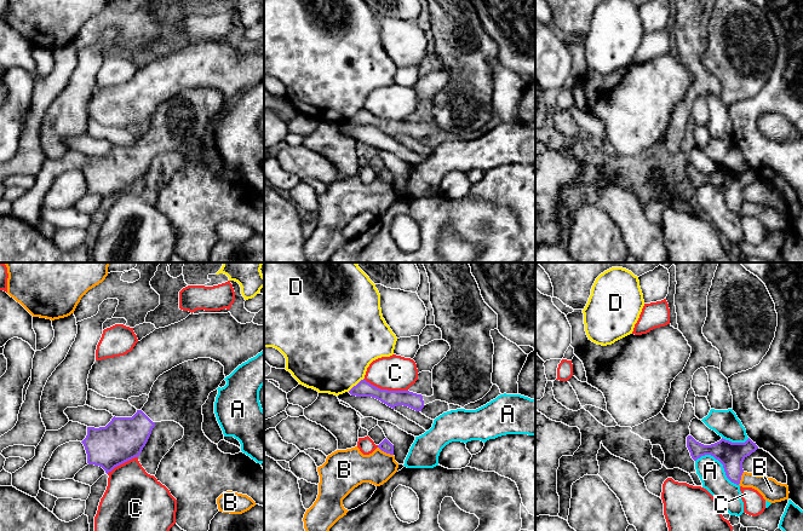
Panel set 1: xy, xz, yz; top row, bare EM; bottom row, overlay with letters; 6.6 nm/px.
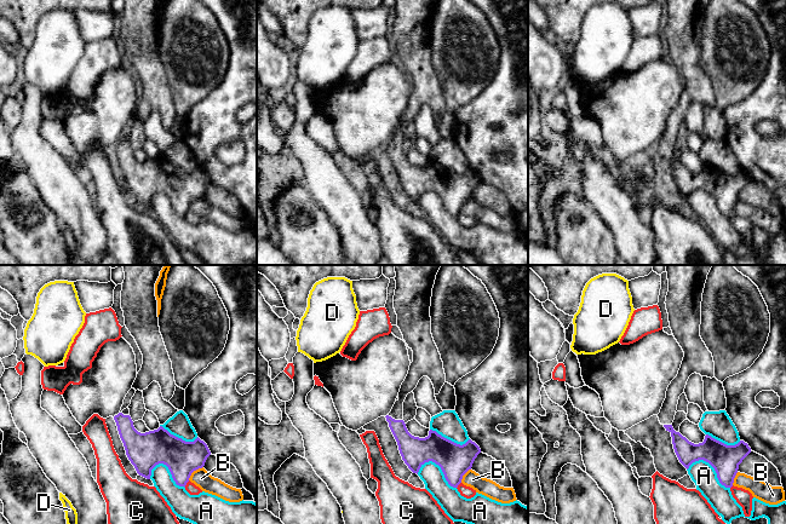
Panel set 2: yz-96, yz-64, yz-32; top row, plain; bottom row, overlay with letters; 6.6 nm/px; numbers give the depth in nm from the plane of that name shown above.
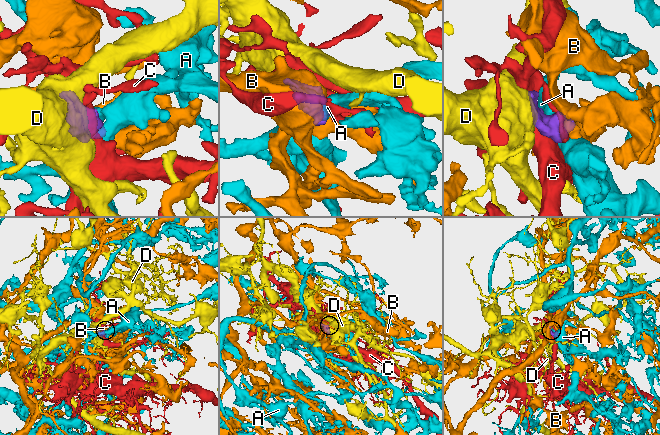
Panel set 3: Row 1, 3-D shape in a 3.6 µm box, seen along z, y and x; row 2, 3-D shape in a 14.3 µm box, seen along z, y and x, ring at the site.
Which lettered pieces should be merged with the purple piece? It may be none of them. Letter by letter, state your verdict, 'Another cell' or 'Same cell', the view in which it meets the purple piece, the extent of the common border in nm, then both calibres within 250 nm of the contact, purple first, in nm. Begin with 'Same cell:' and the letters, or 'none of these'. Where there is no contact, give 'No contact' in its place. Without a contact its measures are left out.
Same cell: none of these
A: Another cell. Touches purple in yz. Shared border 340 nm. Thickness 170 nm (purple) against 170 nm
B: Another cell. Touches purple in xz. Shared border 120 nm. Thickness 80 nm (purple) against 240 nm
C: Another cell. Touches purple in xz. Shared border 300 nm. Thickness 110 nm (purple) against 240 nm
D: Another cell. Touches purple in xz. Shared border 140 nm. Thickness 110 nm (purple) against 500 nm

